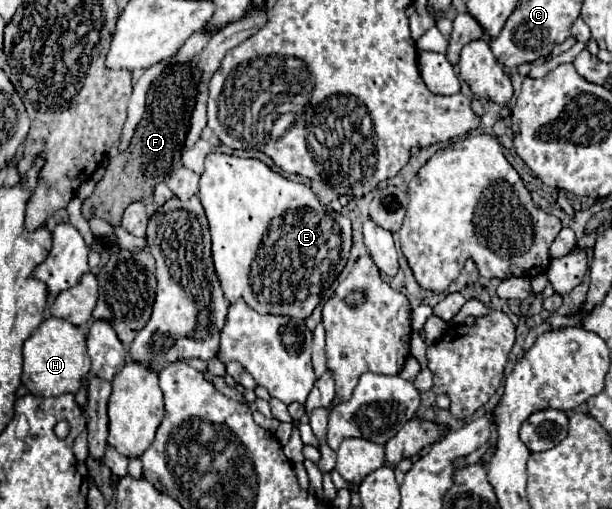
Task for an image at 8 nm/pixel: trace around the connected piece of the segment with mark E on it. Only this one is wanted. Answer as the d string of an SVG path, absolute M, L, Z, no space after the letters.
M207 155L199 199L211 229L215 273L229 303L243 299L259 313L307 319L349 259L351 221L327 211L307 185L281 177L259 159Z

